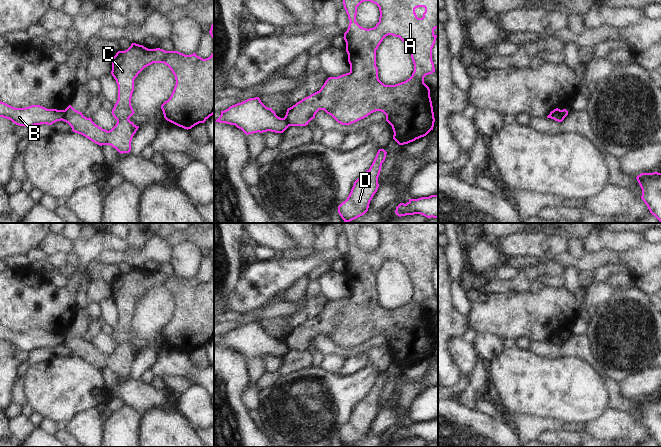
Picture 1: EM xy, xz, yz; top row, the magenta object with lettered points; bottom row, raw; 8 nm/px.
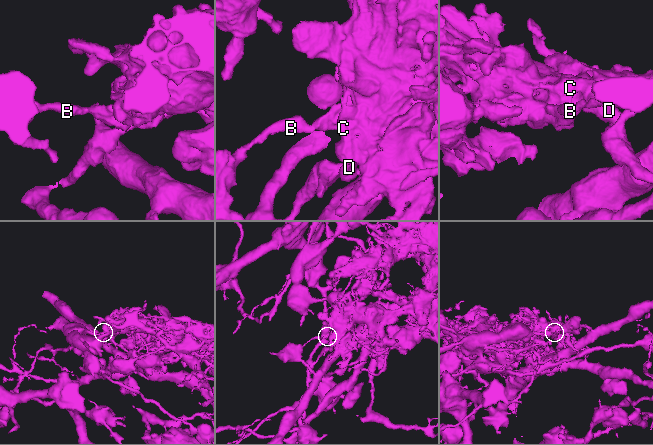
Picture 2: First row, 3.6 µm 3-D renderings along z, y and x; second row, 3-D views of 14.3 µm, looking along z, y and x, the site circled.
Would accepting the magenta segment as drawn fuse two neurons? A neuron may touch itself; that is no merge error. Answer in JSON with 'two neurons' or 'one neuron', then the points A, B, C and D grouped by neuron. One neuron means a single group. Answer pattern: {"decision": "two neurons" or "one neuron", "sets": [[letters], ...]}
{"decision": "two neurons", "sets": [["A", "C", "D"], ["B"]]}

